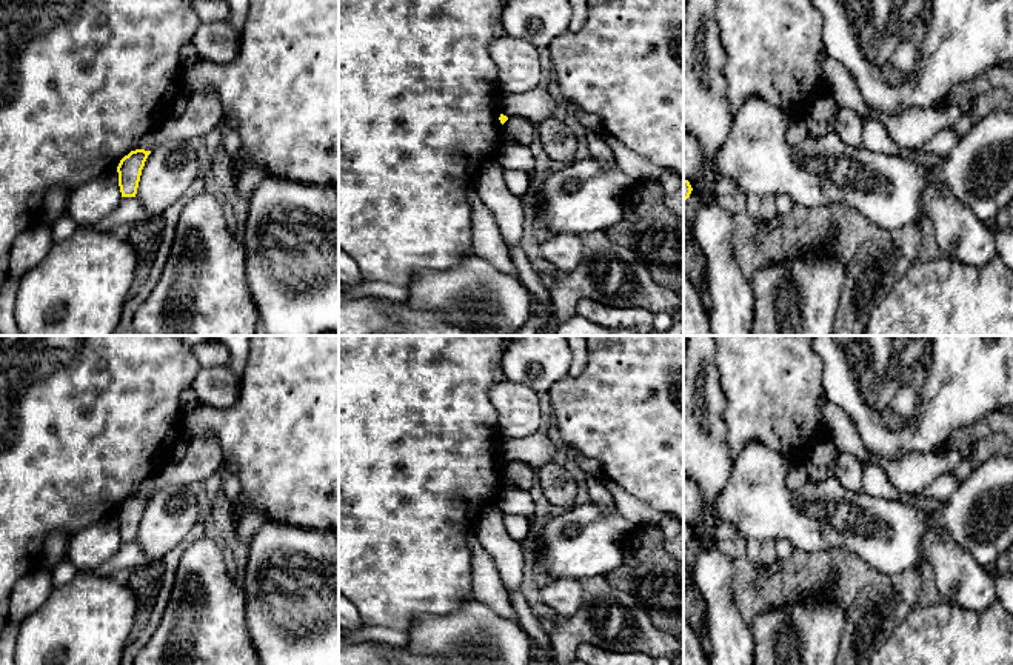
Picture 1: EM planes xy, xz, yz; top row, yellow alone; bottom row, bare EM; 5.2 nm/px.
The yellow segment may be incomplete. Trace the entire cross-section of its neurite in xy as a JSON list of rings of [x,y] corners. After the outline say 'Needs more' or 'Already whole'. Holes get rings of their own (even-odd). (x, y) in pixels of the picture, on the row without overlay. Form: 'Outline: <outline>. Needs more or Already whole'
Outline: [[[135,494],[125,500],[119,511],[119,531],[122,542],[135,542],[142,514],[151,496]]]. Already whole

